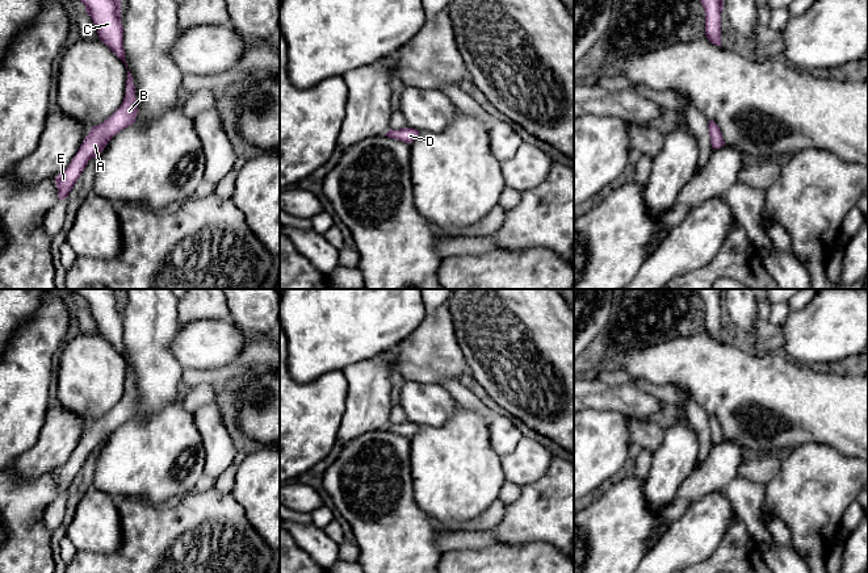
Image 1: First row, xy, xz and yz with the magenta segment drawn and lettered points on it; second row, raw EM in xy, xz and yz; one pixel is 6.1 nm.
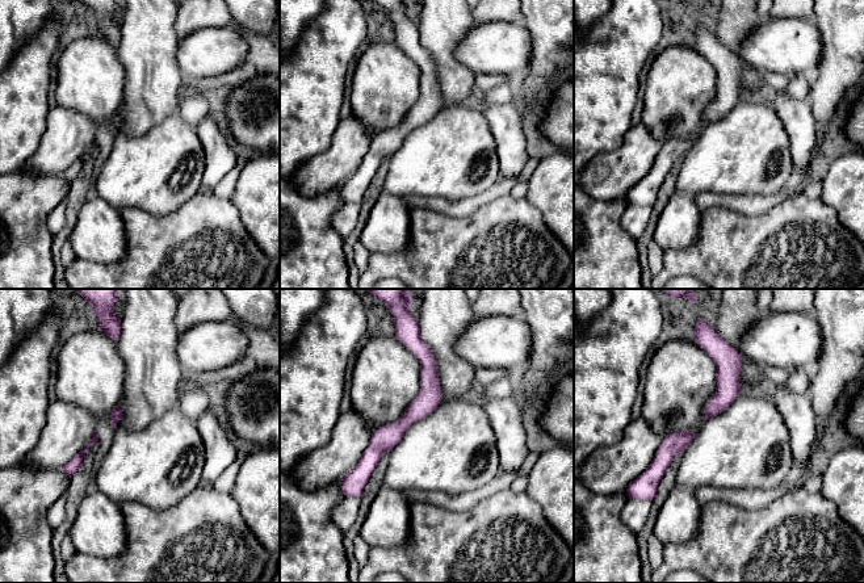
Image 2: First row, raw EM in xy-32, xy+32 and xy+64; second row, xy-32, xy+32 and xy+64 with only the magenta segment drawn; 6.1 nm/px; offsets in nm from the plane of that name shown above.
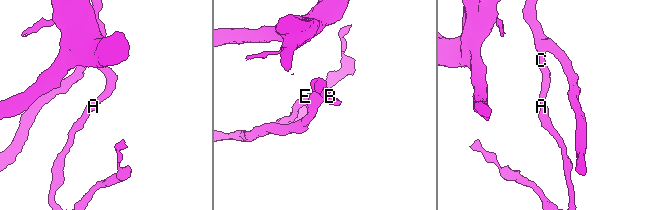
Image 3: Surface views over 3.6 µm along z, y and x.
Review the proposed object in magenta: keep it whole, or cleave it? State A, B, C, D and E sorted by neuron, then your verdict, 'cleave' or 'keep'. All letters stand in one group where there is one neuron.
A B C D E; keep

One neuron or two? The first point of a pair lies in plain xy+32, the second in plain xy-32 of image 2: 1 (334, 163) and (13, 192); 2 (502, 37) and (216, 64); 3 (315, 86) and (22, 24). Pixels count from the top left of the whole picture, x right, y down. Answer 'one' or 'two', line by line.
1: two
2: one
3: two

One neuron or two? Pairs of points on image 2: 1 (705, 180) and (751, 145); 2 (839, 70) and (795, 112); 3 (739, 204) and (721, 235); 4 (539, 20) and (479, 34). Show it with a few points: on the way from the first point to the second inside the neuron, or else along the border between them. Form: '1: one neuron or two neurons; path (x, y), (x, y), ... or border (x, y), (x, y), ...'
1: one neuron; path (717, 168), (732, 155), (739, 154)
2: two neurons; border (808, 99), (816, 129)
3: two neurons; border (704, 210), (726, 206), (751, 215), (767, 210)
4: two neurons; border (521, 24), (529, 36), (529, 54)

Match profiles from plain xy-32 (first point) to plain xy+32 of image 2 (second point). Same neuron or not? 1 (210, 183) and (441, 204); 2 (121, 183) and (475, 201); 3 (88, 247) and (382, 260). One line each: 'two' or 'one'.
1: two
2: two
3: two

